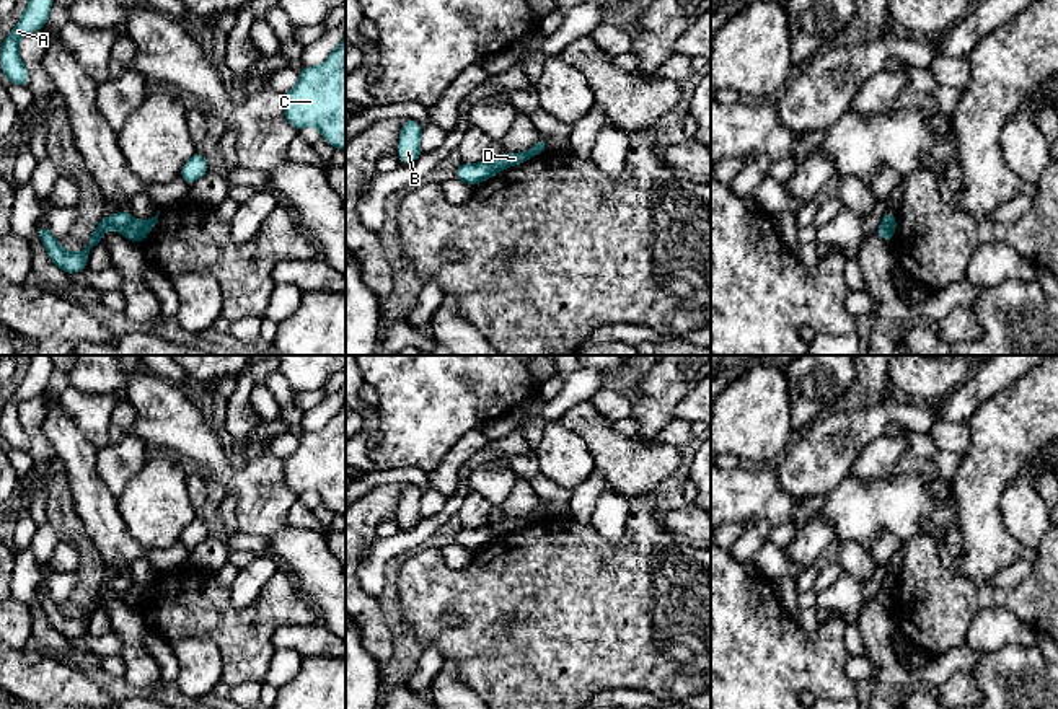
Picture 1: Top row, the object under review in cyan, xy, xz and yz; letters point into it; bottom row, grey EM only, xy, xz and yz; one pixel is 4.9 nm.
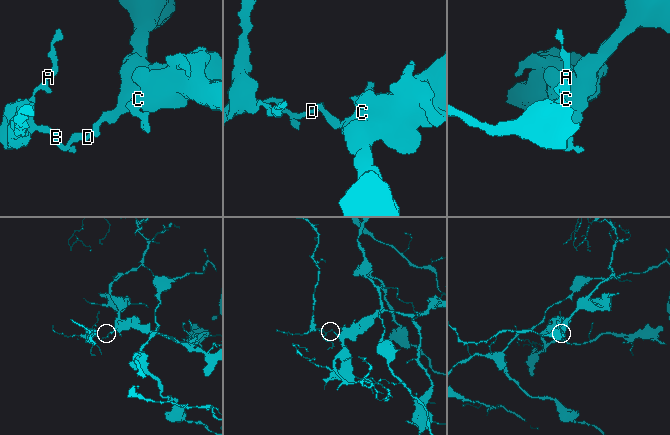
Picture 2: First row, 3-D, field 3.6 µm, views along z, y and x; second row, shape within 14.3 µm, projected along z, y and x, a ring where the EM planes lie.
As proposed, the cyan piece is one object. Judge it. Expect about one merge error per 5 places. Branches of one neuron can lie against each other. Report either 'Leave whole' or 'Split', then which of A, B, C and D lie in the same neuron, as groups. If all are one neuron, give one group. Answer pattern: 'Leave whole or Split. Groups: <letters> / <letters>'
Split. Groups: A B / C D

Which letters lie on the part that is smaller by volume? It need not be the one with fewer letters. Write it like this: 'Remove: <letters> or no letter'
Remove: A, B

